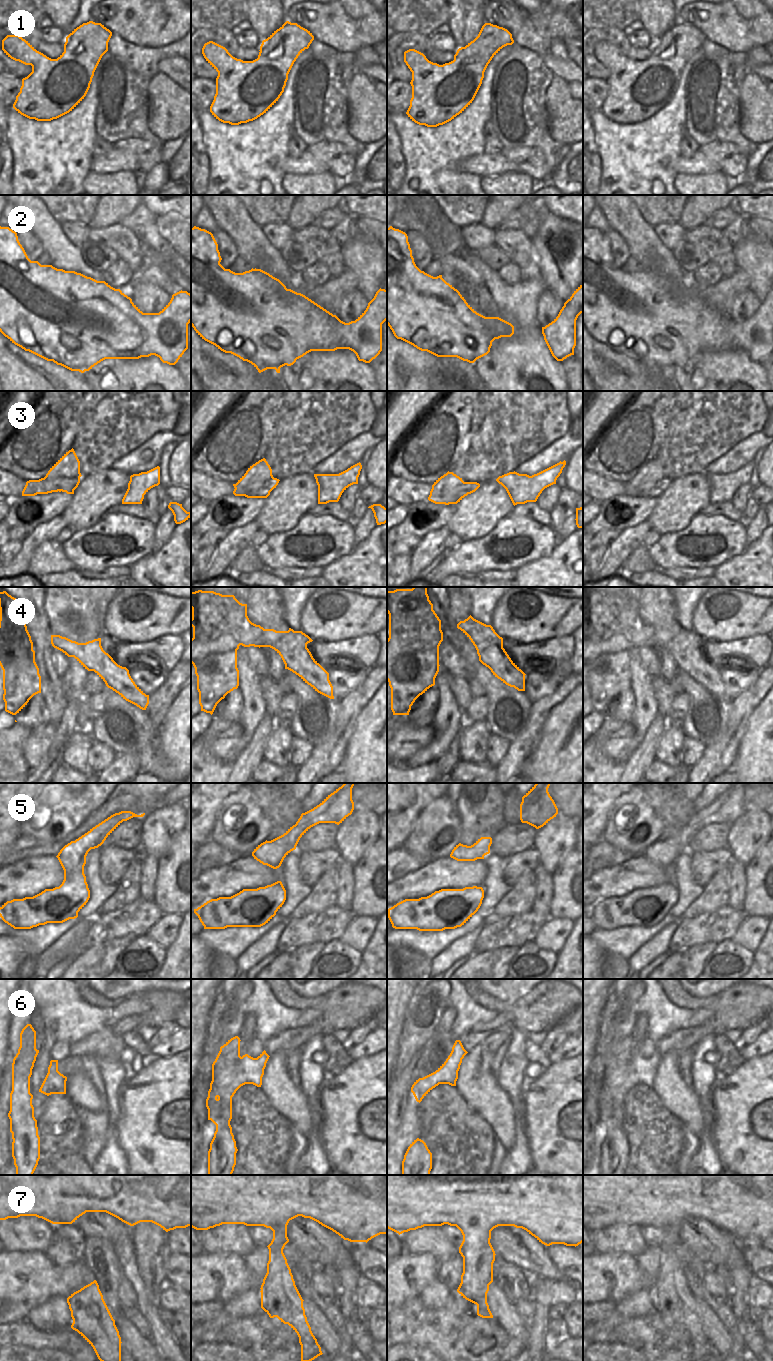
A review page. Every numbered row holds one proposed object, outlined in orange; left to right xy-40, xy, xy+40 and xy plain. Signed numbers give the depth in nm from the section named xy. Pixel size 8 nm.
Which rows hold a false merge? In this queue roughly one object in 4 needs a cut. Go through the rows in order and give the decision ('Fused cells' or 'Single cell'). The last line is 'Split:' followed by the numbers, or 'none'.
1: Single cell
2: Single cell
3: Fused cells
4: Fused cells
5: Single cell
6: Single cell
7: Single cell
Split: 3, 4

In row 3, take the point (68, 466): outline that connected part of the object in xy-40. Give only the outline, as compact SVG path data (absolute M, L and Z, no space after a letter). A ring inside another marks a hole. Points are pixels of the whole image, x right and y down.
M72 448L66 452L48 471L45 478L80 478L80 461Z

